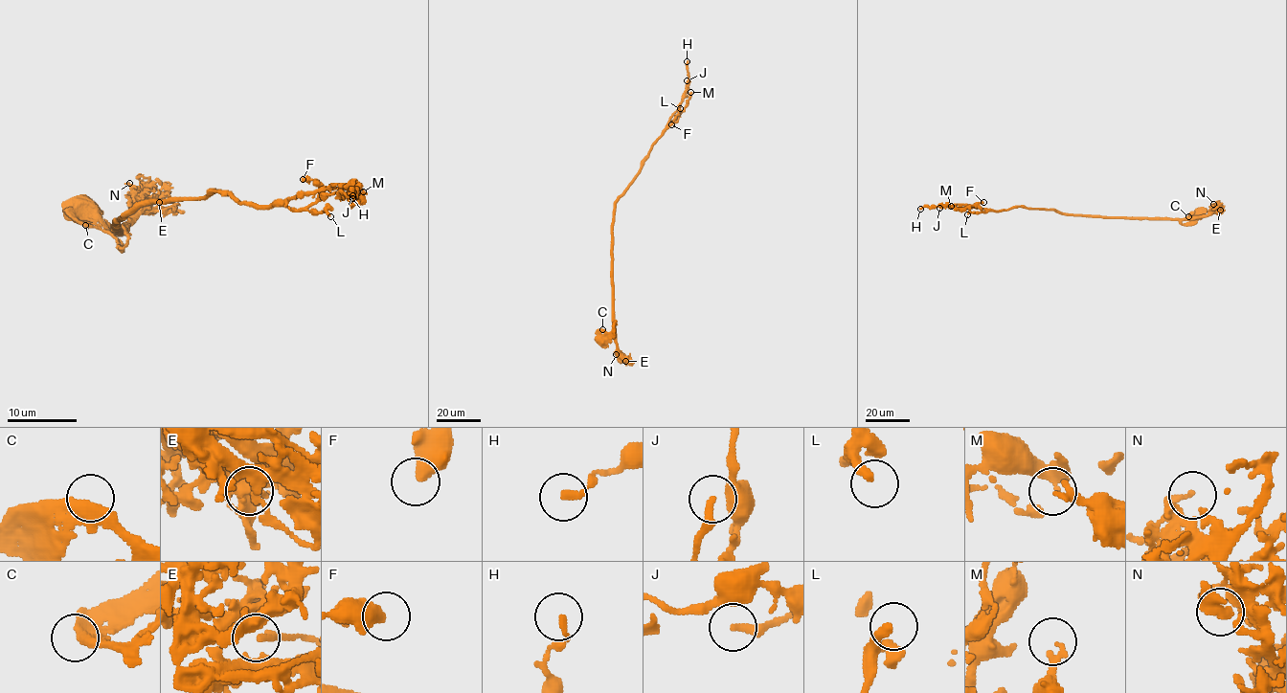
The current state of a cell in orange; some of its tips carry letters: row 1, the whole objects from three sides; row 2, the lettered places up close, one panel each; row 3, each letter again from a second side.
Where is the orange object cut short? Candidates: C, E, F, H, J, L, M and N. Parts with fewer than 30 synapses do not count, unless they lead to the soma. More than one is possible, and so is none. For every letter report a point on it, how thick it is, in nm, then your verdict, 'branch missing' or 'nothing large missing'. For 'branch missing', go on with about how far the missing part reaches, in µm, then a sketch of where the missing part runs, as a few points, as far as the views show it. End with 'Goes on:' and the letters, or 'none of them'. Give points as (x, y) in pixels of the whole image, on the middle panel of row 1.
C: place (602, 329); calibre 360 nm; nothing large missing
E: place (625, 361); calibre 150 nm; nothing large missing
F: place (671, 124); calibre 500 nm; nothing large missing
H: place (687, 61); calibre 180 nm; nothing large missing
J: place (687, 80); calibre 280 nm; nothing large missing
L: place (680, 108); calibre 300 nm; nothing large missing
M: place (690, 92); calibre 190 nm; nothing large missing
N: place (616, 354); calibre 190 nm; nothing large missing
Goes on: none of them

